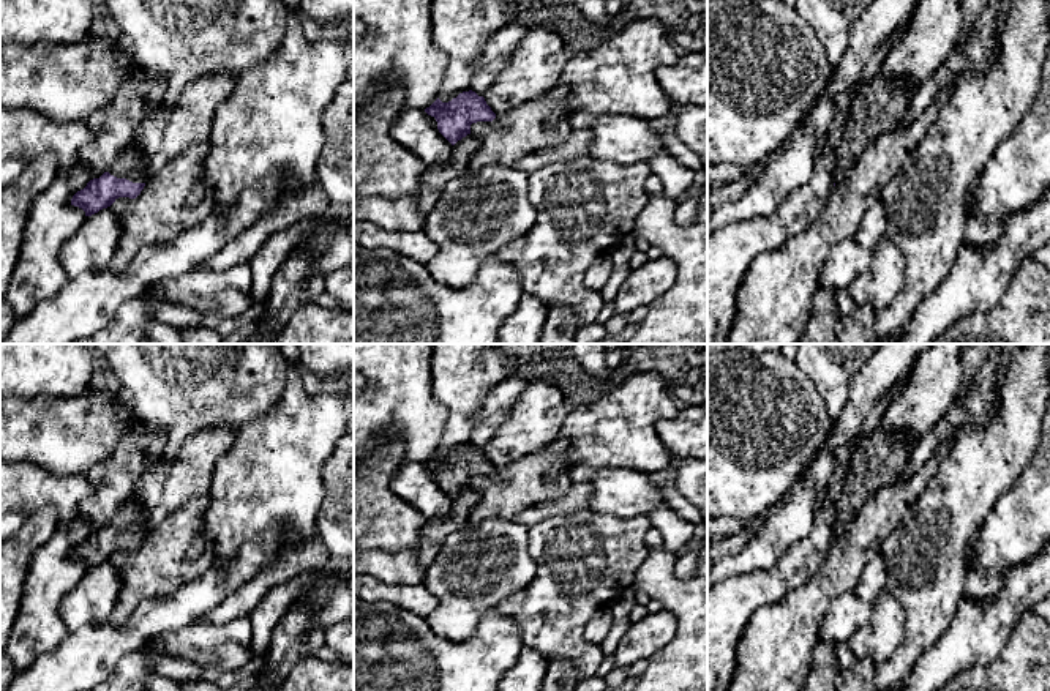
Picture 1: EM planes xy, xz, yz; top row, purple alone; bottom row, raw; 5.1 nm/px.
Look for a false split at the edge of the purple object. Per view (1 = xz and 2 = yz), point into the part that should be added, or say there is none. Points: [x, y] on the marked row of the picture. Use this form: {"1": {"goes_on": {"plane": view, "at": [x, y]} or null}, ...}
{"1": {"goes_on": null}, "2": {"goes_on": null}}

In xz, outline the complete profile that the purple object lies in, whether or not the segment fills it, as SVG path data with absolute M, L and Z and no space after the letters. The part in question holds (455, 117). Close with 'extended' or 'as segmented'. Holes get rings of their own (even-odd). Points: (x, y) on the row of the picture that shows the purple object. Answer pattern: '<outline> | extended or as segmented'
M472 90L459 93L448 103L442 103L437 98L425 112L436 118L439 133L452 145L471 134L472 123L493 121L496 118L485 98Z | as segmented

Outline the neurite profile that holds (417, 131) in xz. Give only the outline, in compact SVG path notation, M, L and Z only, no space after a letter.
M406 103L390 134L426 166L447 162L453 151L453 145L439 133L436 118Z

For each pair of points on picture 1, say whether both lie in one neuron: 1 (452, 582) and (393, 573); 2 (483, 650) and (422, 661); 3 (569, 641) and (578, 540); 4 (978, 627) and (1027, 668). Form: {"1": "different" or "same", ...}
{"1": "different", "2": "same", "3": "same", "4": "different"}

